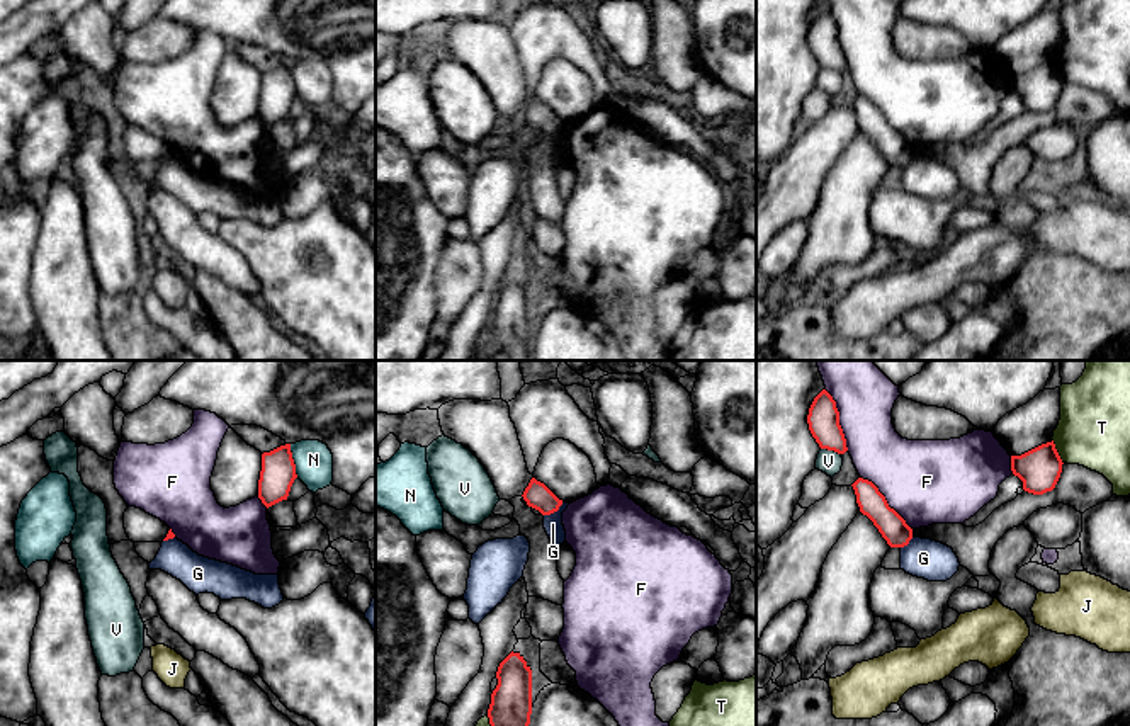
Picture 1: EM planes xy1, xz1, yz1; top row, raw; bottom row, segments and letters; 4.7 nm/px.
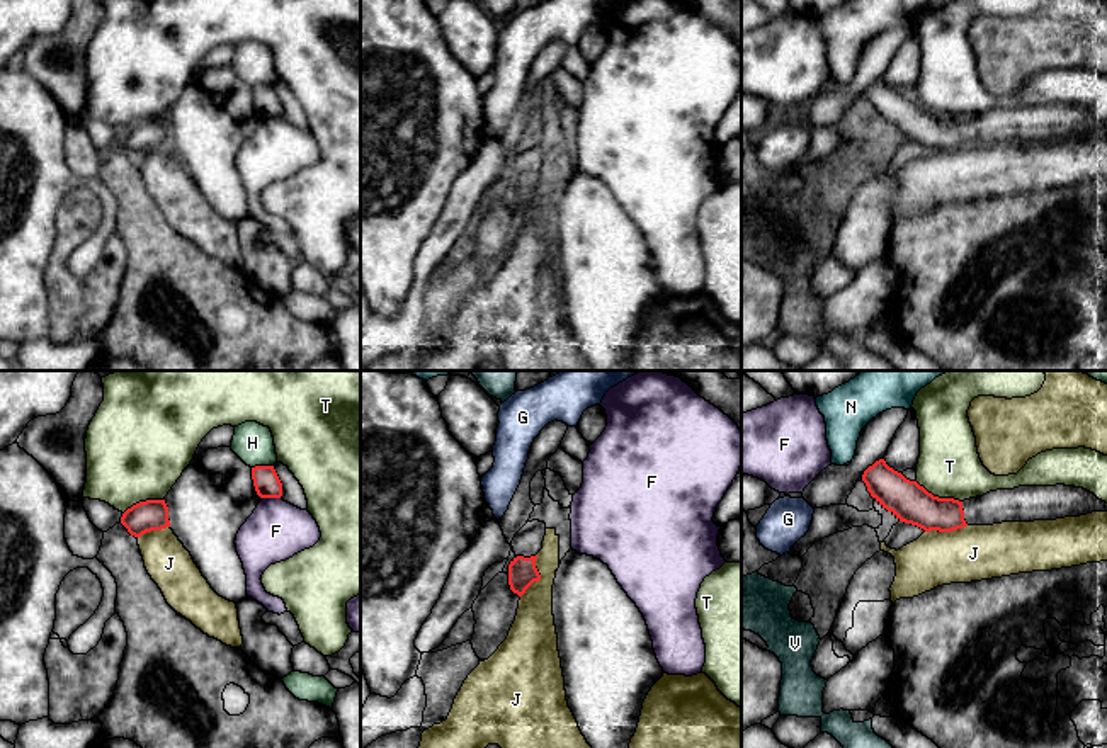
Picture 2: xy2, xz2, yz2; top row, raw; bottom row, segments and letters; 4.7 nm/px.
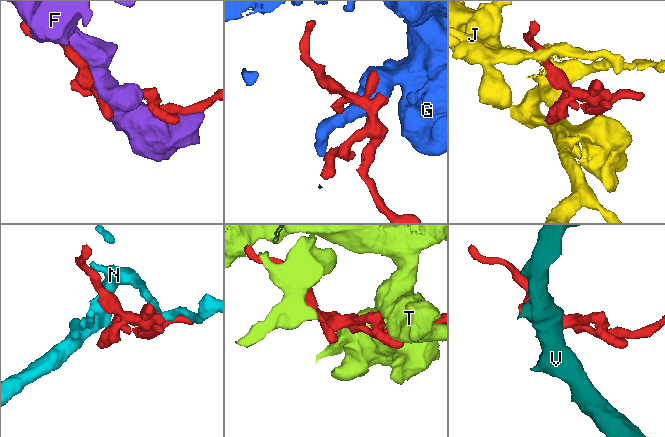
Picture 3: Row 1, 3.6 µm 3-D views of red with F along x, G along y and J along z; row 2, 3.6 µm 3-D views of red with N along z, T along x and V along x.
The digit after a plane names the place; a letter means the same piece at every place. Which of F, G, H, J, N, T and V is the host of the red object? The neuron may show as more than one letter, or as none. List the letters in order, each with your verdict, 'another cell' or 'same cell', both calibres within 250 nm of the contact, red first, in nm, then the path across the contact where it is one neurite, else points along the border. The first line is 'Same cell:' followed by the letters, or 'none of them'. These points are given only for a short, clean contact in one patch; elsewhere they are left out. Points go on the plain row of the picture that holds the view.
Same cell: none of them
F: another cell; calibres 150 and 260 nm
G: another cell; calibres 120 and 90 nm; border xz1 (563, 121), (556, 130), (544, 135)
H: another cell; calibres 130 and 190 nm
J: another cell; calibres 140 and 200 nm; border xz2 (538, 174), (539, 198), (521, 216)
N: another cell; calibres 160 and 180 nm
T: another cell; calibres 190 and 300 nm
V: another cell; calibres 150 and 110 nm

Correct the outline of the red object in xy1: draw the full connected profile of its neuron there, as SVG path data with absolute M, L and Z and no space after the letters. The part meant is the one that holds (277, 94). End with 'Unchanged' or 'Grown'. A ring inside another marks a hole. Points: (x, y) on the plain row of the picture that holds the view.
M291 63L262 73L262 90L258 99L258 117L268 128L287 119L296 94Z. Unchanged

